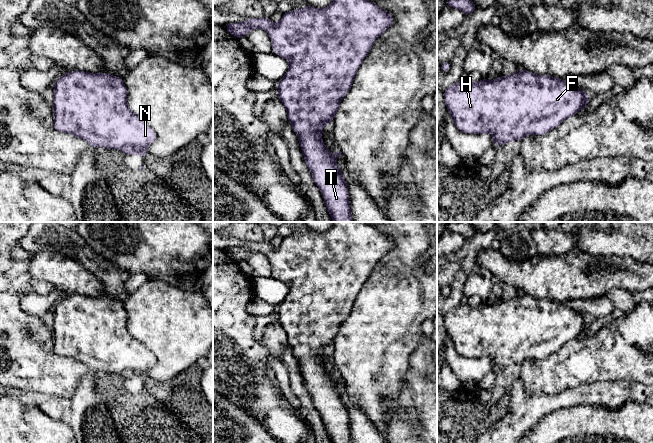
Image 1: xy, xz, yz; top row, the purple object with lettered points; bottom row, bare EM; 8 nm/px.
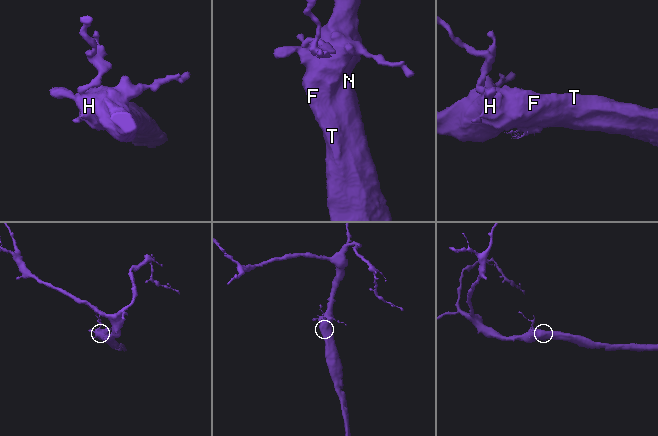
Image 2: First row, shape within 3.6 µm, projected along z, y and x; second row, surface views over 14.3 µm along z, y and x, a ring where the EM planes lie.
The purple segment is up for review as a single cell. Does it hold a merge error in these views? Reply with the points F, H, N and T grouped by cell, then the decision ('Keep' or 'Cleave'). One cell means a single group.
Groups: F H N T. Keep

